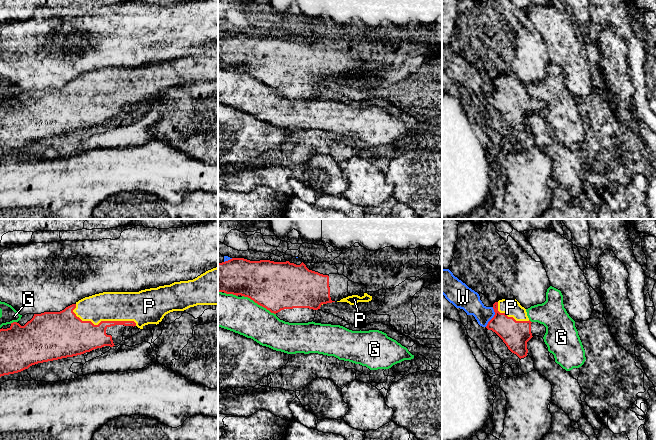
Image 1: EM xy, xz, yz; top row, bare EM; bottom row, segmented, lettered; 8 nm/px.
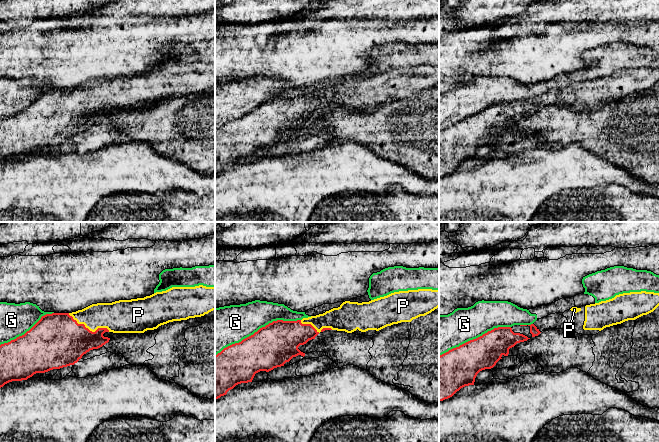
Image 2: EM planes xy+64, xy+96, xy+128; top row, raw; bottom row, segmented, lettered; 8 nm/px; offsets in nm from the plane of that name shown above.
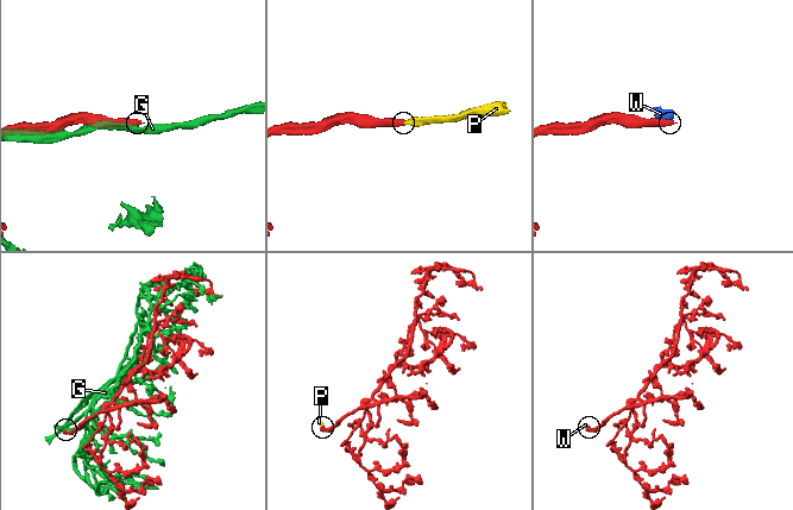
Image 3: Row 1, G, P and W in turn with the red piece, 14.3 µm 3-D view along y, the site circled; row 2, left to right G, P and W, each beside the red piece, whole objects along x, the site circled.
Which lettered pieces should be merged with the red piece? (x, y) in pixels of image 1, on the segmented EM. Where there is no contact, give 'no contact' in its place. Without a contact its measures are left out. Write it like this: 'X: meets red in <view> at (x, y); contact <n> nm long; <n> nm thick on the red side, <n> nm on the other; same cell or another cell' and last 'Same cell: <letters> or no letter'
G: meets red in xz at (259, 304); contact 320 nm long; 380 nm thick on the red side, 300 nm on the other; another cell
P: meets red in xy at (104, 321); contact 550 nm long; 280 nm thick on the red side, 240 nm on the other; same cell
W: meets red in yz at (493, 317); contact 170 nm long; 220 nm thick on the red side, 170 nm on the other; another cell
Same cell: P

